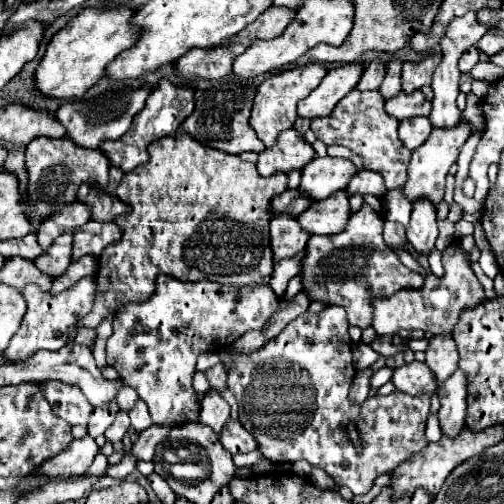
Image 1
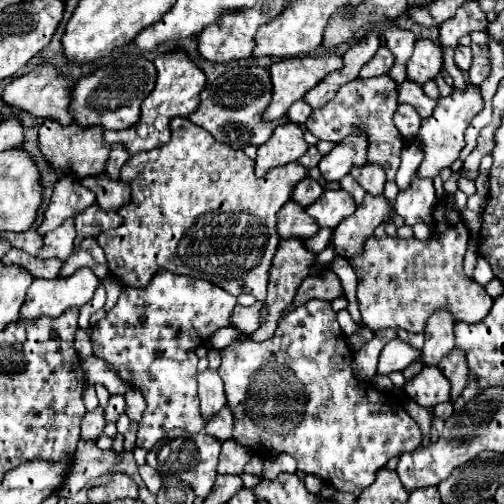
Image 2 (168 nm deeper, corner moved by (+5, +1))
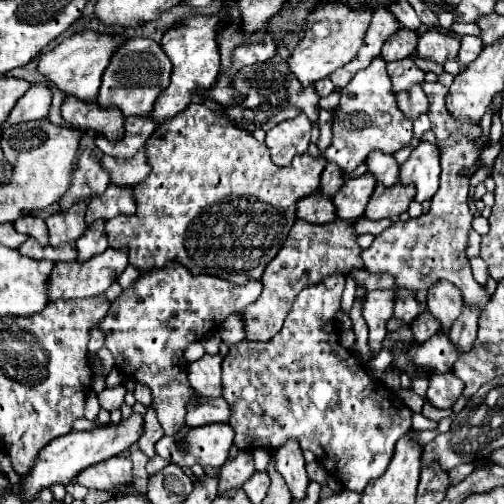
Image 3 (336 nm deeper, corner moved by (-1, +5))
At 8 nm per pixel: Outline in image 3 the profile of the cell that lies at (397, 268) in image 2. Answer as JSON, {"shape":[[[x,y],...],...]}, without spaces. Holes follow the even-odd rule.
{"shape":[[[422,83],[424,93],[430,99],[428,117],[432,121],[432,131],[438,139],[438,145],[442,149],[442,173],[440,173],[440,189],[430,201],[430,211],[426,215],[420,215],[410,221],[398,221],[392,223],[386,231],[374,237],[374,243],[360,253],[364,261],[364,269],[370,273],[388,273],[394,277],[392,291],[410,291],[416,293],[420,289],[428,291],[438,281],[450,281],[454,283],[464,297],[464,303],[468,307],[474,307],[478,311],[484,311],[484,307],[490,301],[490,295],[484,285],[476,283],[472,277],[470,261],[466,257],[468,247],[468,233],[470,223],[474,215],[468,207],[468,179],[476,171],[474,161],[482,147],[488,145],[488,137],[480,141],[480,125],[478,127],[454,127],[454,119],[450,119],[450,113],[444,107],[444,99],[448,95],[448,89],[440,83]],[[458,135],[458,139],[454,139]],[[476,141],[478,147],[476,147]]]}

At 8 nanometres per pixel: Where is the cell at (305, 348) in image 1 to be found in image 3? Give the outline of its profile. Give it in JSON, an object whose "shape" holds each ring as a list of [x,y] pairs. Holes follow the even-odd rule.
{"shape":[[[330,275],[330,279],[324,279],[322,283],[314,285],[314,287],[306,287],[300,291],[300,295],[296,297],[294,301],[294,307],[290,309],[286,321],[284,321],[284,327],[278,331],[278,335],[274,335],[270,341],[240,341],[240,343],[234,343],[230,347],[230,353],[228,357],[222,361],[222,383],[224,383],[224,399],[228,401],[230,409],[232,409],[232,417],[230,417],[230,427],[234,429],[236,437],[234,437],[234,443],[240,447],[240,449],[256,449],[256,447],[262,447],[262,449],[268,449],[268,451],[274,451],[278,447],[282,447],[288,439],[296,439],[302,447],[302,451],[312,451],[316,455],[316,461],[332,475],[344,475],[344,487],[350,489],[350,491],[356,491],[356,493],[362,493],[364,487],[368,485],[368,481],[376,479],[378,475],[382,475],[392,459],[392,453],[394,453],[394,445],[396,441],[410,433],[412,431],[412,409],[408,409],[382,381],[378,381],[372,373],[370,373],[370,379],[368,379],[368,371],[366,367],[356,359],[354,353],[350,353],[348,349],[344,349],[338,341],[338,321],[336,321],[336,313],[340,311],[340,297],[342,297],[342,291],[344,291],[344,275]]]}

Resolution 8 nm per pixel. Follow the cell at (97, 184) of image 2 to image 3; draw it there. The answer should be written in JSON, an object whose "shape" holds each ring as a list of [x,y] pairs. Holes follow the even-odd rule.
{"shape":[[[144,149],[138,151],[138,155],[134,155],[134,159],[128,159],[126,163],[122,163],[122,159],[110,159],[110,155],[104,155],[102,169],[108,173],[110,183],[118,187],[134,187],[142,183],[150,173]]]}

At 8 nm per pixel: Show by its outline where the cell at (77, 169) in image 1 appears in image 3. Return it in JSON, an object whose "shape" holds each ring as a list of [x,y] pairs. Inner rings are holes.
{"shape":[[[66,97],[62,103],[62,119],[74,129],[92,129],[108,141],[118,141],[124,135],[124,119],[118,111],[100,111],[94,101],[78,103]]]}

